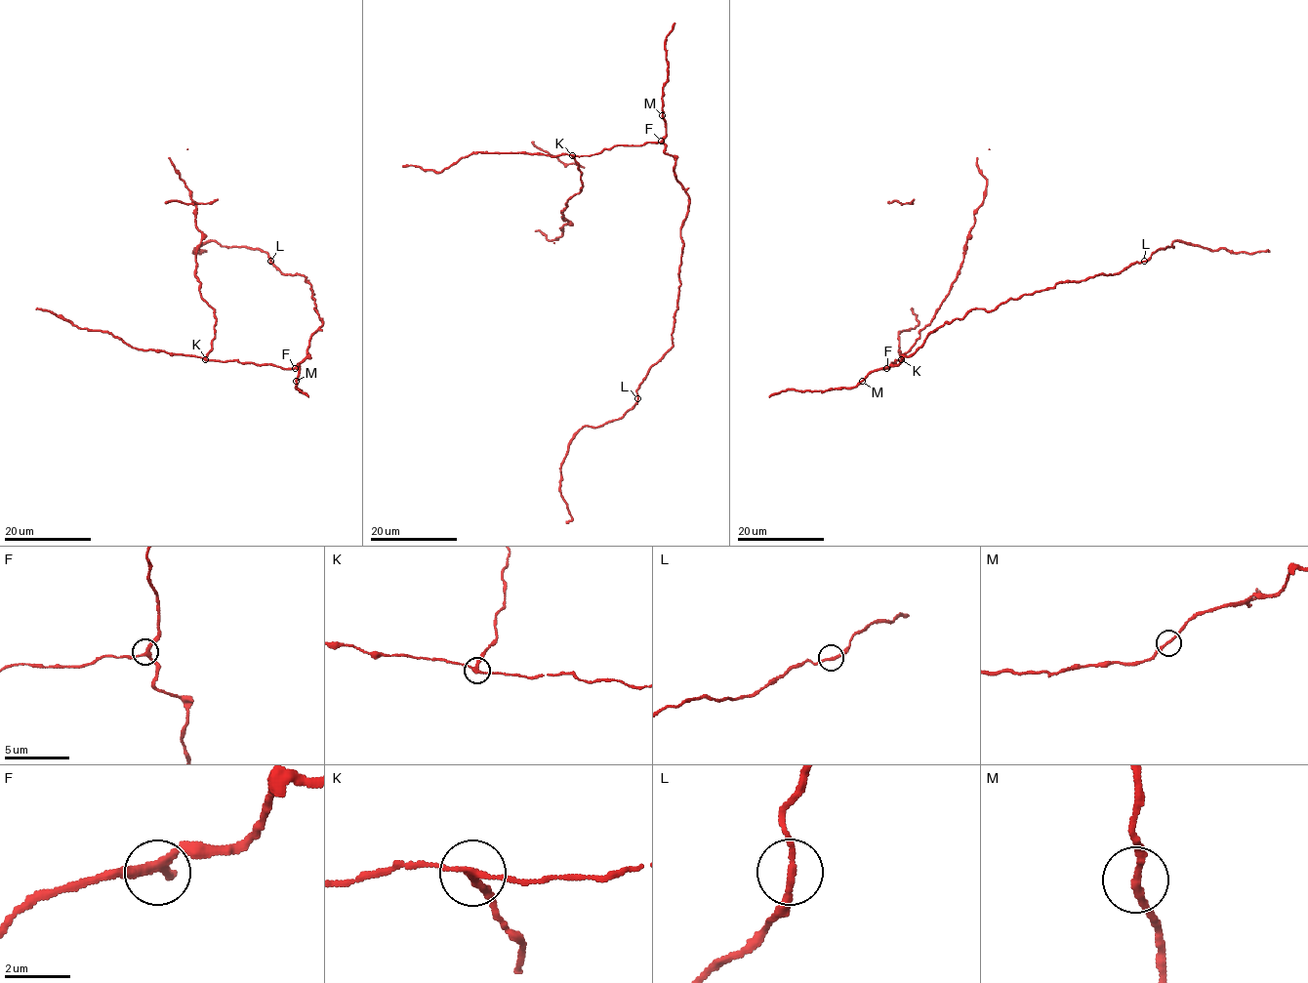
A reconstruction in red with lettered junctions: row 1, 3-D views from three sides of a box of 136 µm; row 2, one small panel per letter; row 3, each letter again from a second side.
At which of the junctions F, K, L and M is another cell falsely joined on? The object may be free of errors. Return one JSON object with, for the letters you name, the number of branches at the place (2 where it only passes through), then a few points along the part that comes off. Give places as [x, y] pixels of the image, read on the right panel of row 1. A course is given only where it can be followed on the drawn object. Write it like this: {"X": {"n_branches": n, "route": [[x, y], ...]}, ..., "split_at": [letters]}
{"K": {"n_branches": 3}, "split_at": ["K"]}

